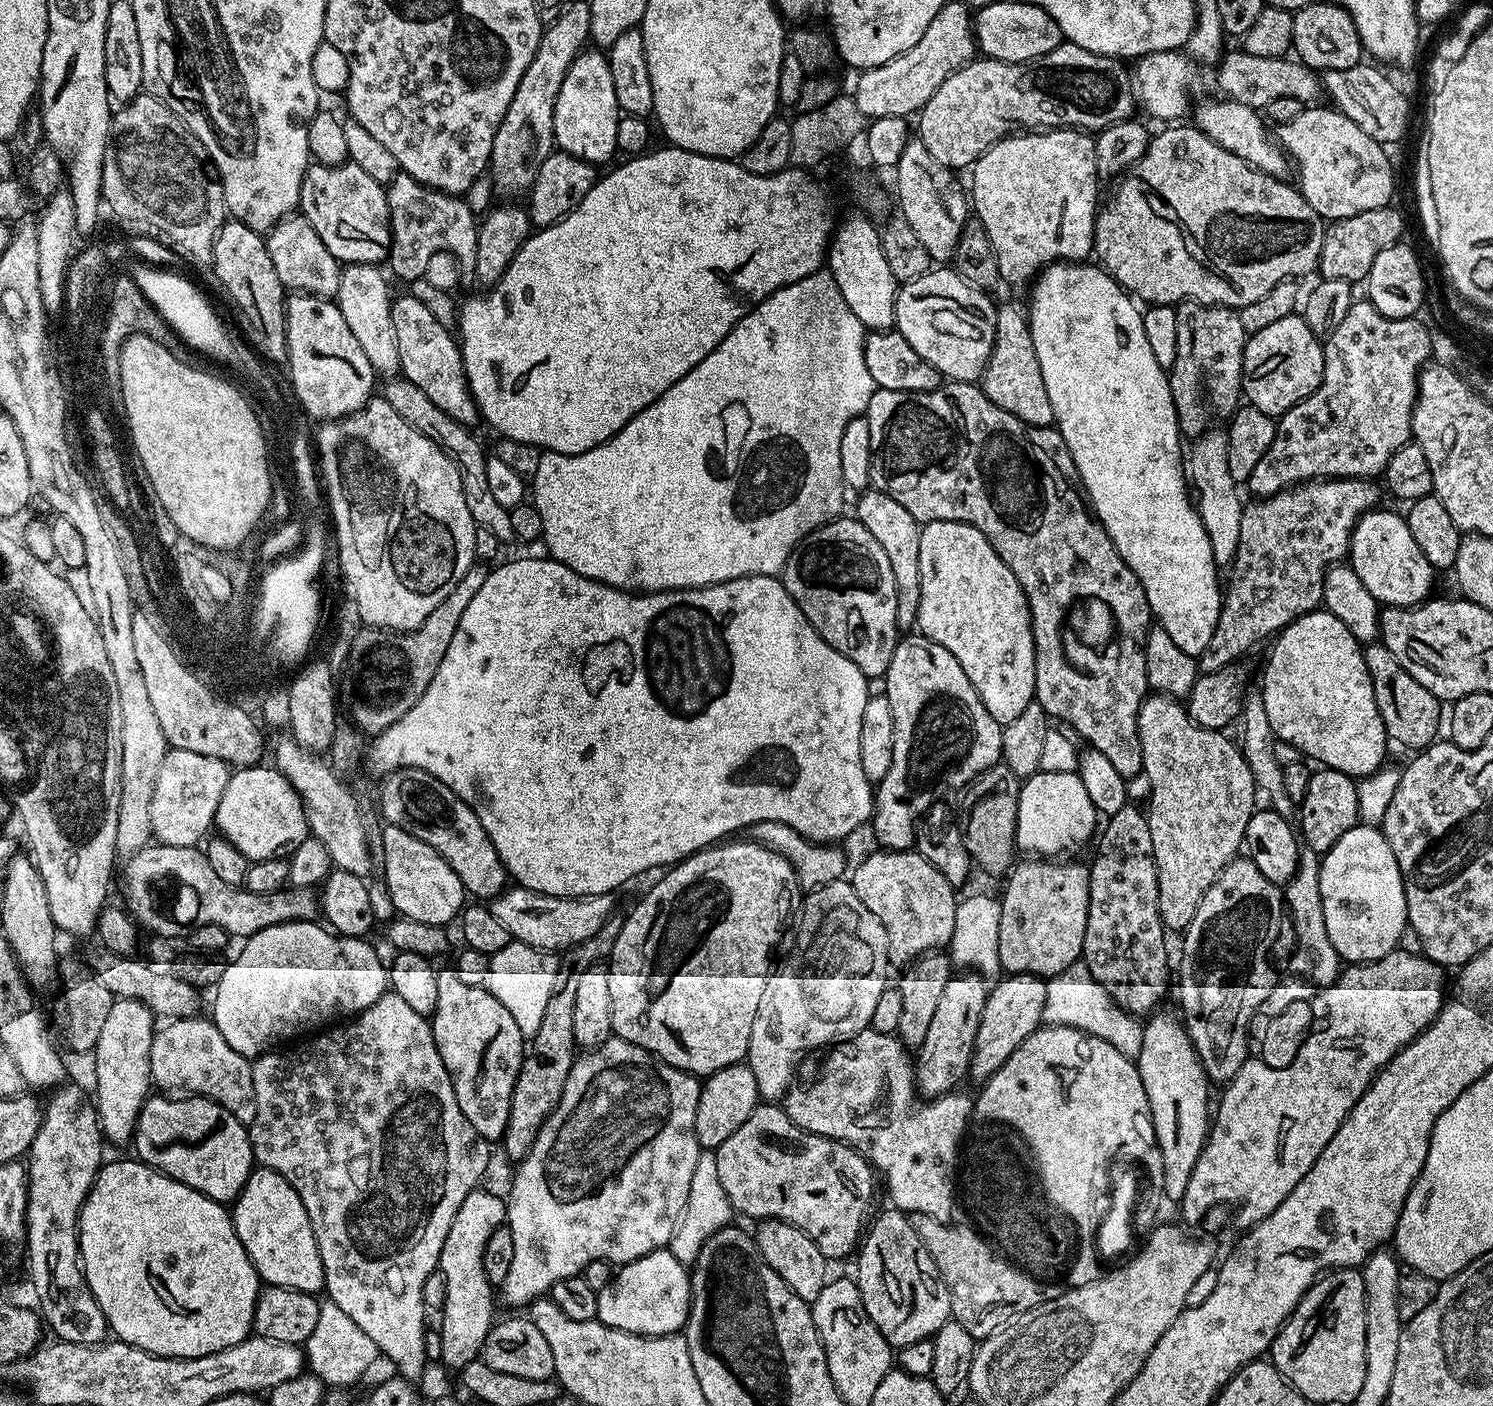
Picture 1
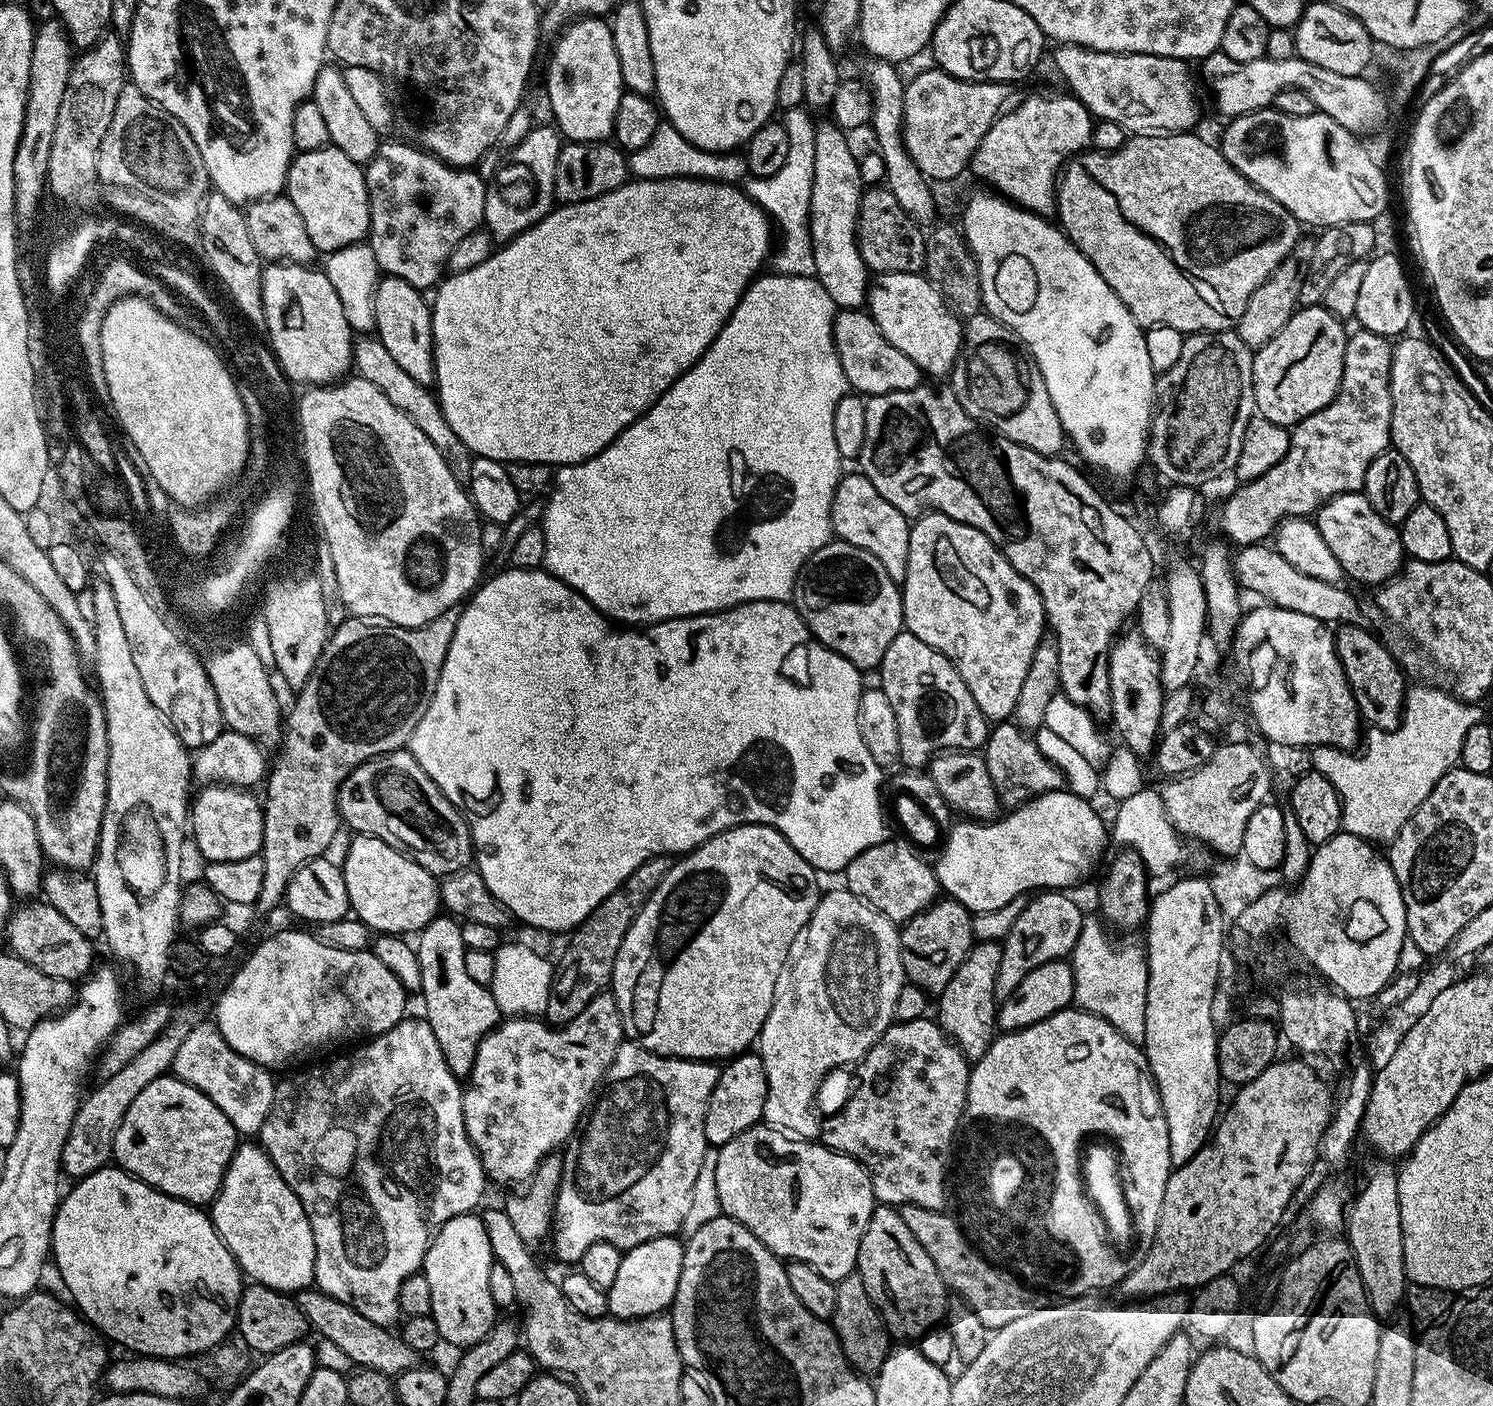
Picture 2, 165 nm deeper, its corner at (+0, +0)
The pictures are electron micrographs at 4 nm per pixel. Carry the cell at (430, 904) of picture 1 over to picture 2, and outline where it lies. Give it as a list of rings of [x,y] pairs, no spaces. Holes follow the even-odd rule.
[[[356,834],[351,838],[353,840],[348,844],[348,853],[342,859],[342,867],[346,878],[348,907],[354,913],[355,919],[362,921],[376,934],[416,934],[420,929],[426,928],[431,920],[437,919],[442,908],[437,877],[427,872],[417,860],[413,860],[397,845],[382,842],[382,838],[363,834]]]

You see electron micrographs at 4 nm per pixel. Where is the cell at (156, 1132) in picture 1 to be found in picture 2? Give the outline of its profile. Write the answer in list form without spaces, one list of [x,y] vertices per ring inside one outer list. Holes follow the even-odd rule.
[[[175,1074],[158,1077],[134,1102],[116,1131],[112,1155],[124,1171],[162,1194],[197,1206],[211,1205],[238,1147],[236,1127],[206,1094]]]

